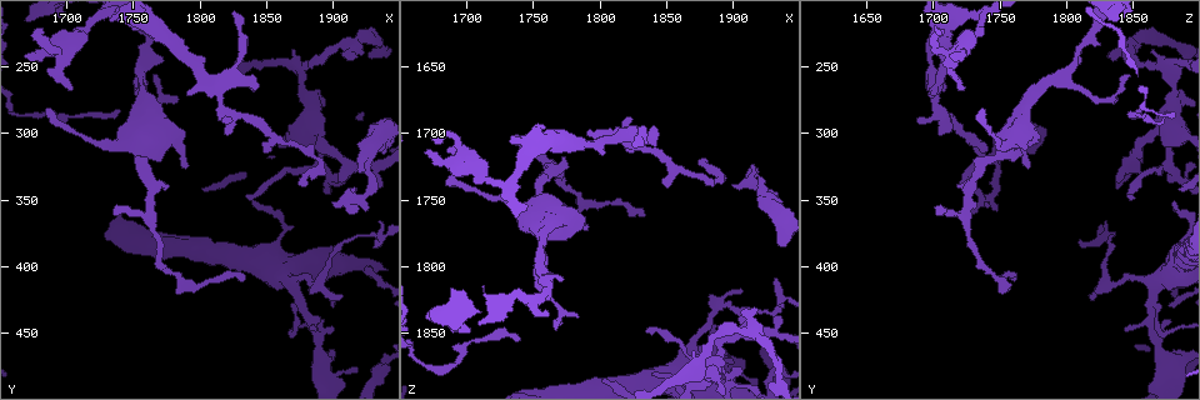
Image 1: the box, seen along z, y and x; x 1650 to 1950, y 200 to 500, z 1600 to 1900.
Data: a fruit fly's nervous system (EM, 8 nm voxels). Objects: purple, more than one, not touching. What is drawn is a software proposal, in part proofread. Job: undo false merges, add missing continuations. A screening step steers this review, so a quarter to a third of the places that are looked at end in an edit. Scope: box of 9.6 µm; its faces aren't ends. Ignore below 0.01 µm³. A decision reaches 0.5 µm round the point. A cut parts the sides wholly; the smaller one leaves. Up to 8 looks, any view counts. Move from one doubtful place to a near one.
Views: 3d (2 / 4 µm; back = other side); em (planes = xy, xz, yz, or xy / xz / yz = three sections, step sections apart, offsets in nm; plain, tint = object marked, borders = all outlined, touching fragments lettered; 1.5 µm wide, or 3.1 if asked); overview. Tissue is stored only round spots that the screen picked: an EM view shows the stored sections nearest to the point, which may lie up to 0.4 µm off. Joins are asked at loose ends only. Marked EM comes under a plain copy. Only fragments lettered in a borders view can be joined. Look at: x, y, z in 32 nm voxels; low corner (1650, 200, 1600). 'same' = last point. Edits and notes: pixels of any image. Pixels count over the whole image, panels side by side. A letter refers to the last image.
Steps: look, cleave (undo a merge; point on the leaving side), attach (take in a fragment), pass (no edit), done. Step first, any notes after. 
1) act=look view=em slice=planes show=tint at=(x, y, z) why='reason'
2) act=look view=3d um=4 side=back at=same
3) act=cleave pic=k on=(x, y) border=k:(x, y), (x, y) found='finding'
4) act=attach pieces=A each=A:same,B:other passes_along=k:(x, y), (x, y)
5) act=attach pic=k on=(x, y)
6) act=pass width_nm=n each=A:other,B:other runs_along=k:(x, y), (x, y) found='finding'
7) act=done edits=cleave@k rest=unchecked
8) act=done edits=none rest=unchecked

act=look view=em slice=planes show=tint at=(1668, 240, 1714) why='free end'

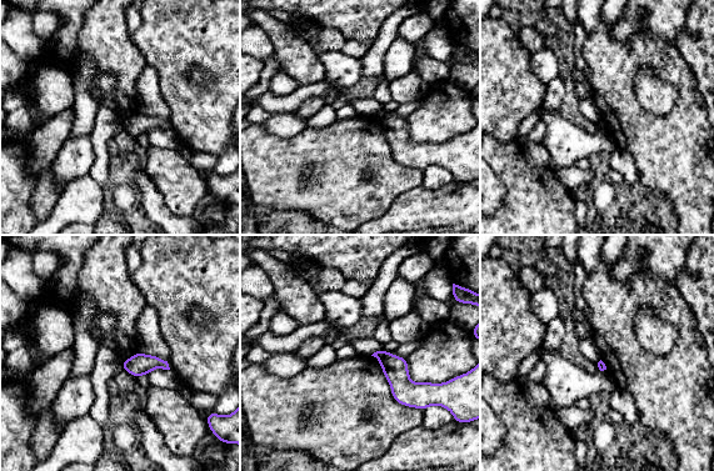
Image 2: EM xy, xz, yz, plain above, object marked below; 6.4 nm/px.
act=look view=em slice=planes show=borders at=same why='see the neighbours'

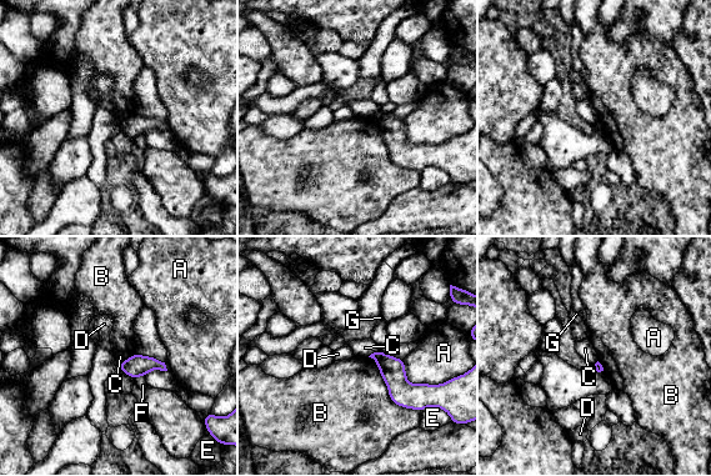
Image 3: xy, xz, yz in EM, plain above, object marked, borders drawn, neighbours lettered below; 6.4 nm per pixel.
act=pass each=A:other,B:other,C:other,D:other,E:other,F:other,G:other border=3:(369, 356), (389, 397), (420, 412) found='none of them fits'

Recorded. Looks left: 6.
act=look view=em slice=xy step=4 show=borders at=(1788, 328, 1772) why='an open end'

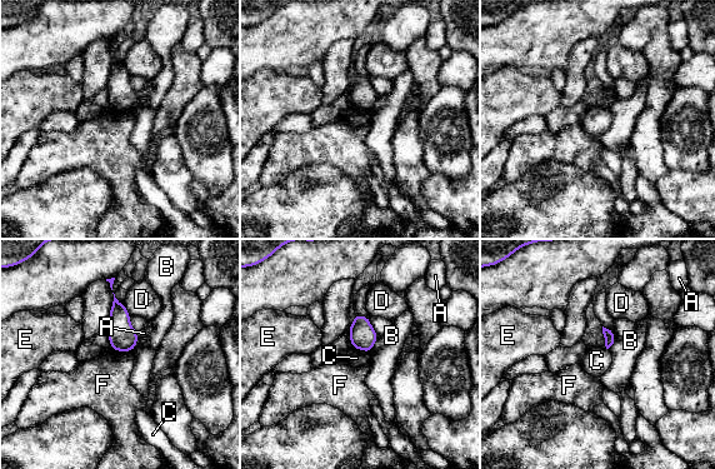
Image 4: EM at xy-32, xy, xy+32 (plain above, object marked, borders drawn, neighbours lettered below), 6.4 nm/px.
act=pass each=A:other,B:other,C:other,D:other,E:other,F:other border=4:(351, 347), (369, 353) found='no lettered fragment goes on from it'

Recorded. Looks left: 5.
act=look view=3d um=4 at=(1784, 406, 1742) why='abrupt turn'

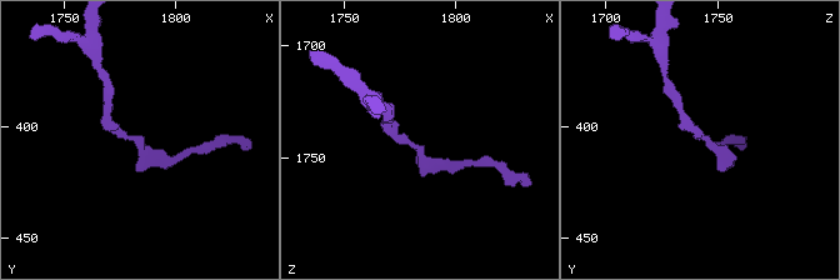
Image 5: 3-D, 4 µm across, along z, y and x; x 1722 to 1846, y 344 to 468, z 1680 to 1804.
act=look view=em slice=xz step=8 show=borders at=(1783, 407, 1744) why='shape alone is not enough'

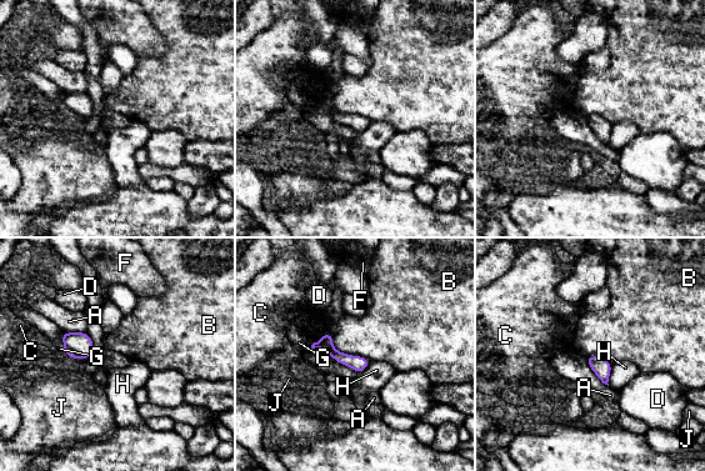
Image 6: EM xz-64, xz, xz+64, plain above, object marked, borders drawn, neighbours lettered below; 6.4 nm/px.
act=pass each=A:other,B:other,C:other,D:other,F:other,G:other,H:other,J:other border=6:(331, 334), (338, 350), (369, 361) found='one neuron here'

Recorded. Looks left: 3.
act=done edits=none rest=unchecked

